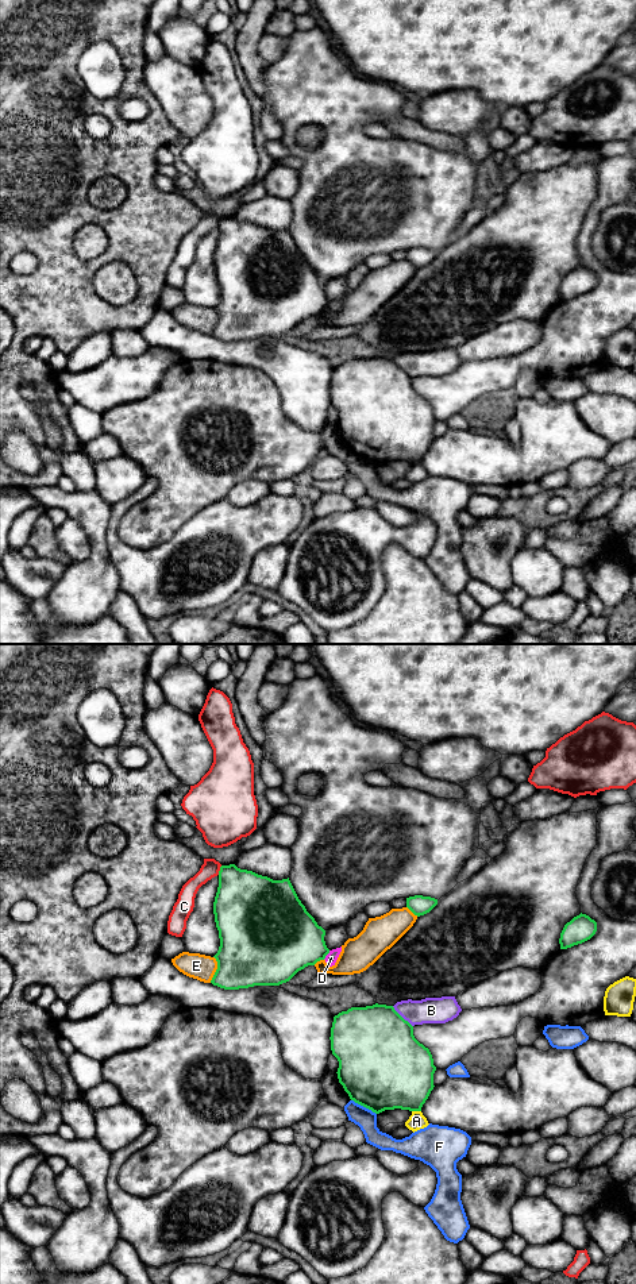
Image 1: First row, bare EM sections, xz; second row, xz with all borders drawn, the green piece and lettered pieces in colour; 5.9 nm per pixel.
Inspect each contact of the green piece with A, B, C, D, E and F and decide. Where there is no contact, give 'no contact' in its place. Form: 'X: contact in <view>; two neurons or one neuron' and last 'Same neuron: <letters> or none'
A: contact in xz; two neurons
B: contact in xz; two neurons
C: contact in xz; two neurons
D: contact in xz; two neurons
E: contact in xz; two neurons
F: contact in xz; two neurons
Same neuron: none

